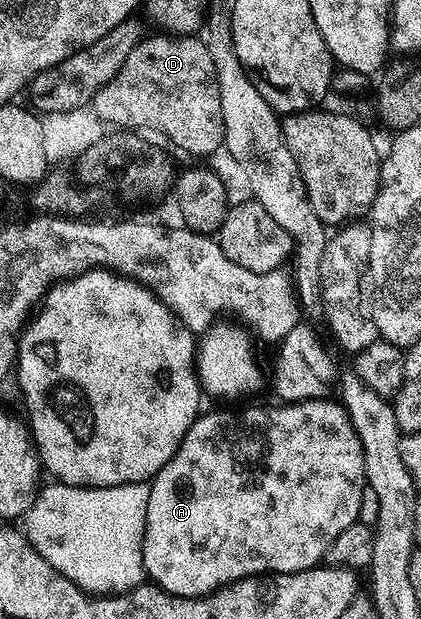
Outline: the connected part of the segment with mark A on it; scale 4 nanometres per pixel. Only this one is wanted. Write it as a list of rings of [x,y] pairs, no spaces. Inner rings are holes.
[[[329,398],[324,399],[303,399],[301,403],[283,402],[282,407],[250,407],[247,411],[214,411],[211,415],[206,413],[199,414],[194,424],[188,429],[188,433],[184,433],[184,441],[180,441],[180,445],[176,449],[176,453],[168,461],[168,465],[164,465],[164,469],[160,469],[160,473],[155,475],[150,483],[150,496],[148,497],[148,513],[146,514],[146,532],[144,533],[144,541],[142,542],[142,569],[143,572],[157,586],[163,587],[170,595],[179,595],[180,597],[192,597],[193,599],[201,599],[204,595],[210,595],[213,591],[217,591],[220,587],[226,587],[230,583],[235,583],[237,579],[247,579],[250,575],[264,575],[273,573],[292,573],[293,571],[303,571],[309,567],[319,566],[326,559],[326,551],[332,545],[332,541],[336,541],[336,537],[340,537],[340,533],[344,533],[344,529],[348,529],[348,525],[358,522],[358,514],[360,513],[360,497],[366,488],[366,470],[364,469],[364,449],[360,445],[360,437],[356,433],[356,429],[350,420],[350,414],[347,413],[341,402],[334,401],[330,403]]]

